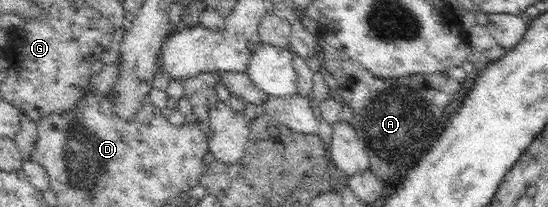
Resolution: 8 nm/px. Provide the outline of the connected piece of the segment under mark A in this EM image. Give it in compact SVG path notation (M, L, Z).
M317 35L318 50L323 53L326 60L326 68L330 74L338 80L340 96L353 114L352 125L357 131L369 157L369 170L381 176L383 180L393 178L397 183L399 178L415 166L423 152L429 148L429 140L437 141L446 127L446 120L451 111L451 102L457 99L462 84L460 81L447 76L445 73L413 74L405 77L388 79L377 78L365 67L343 53L337 53L335 49L324 39Z

